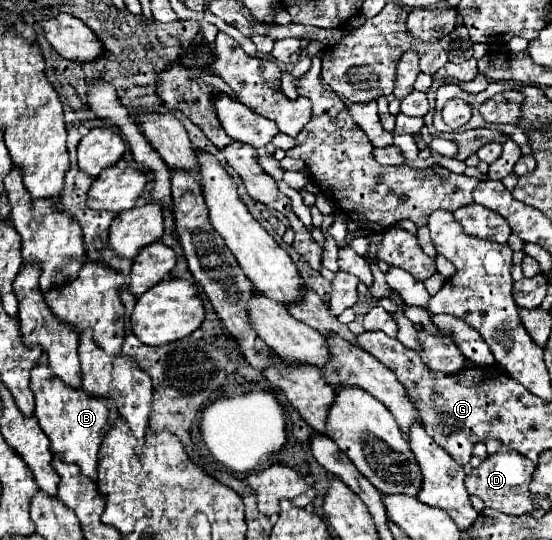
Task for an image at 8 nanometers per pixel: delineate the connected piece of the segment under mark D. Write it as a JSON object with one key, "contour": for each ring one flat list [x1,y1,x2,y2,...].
{"contour":[[501,448,495,454,487,456,483,464,473,468,469,476,465,476,465,488,469,494,479,496,487,508,495,508,503,514,529,514,536,508,536,505,529,500,531,496,529,482,531,482,533,470,535,470,535,464,531,460,527,460,525,456,519,456,519,452,515,450]]}

